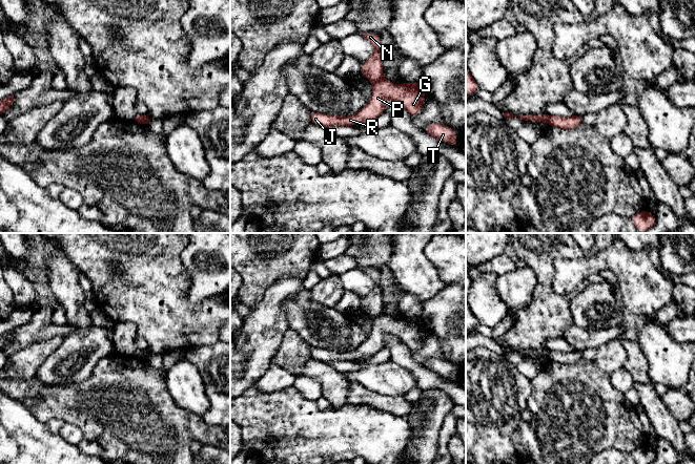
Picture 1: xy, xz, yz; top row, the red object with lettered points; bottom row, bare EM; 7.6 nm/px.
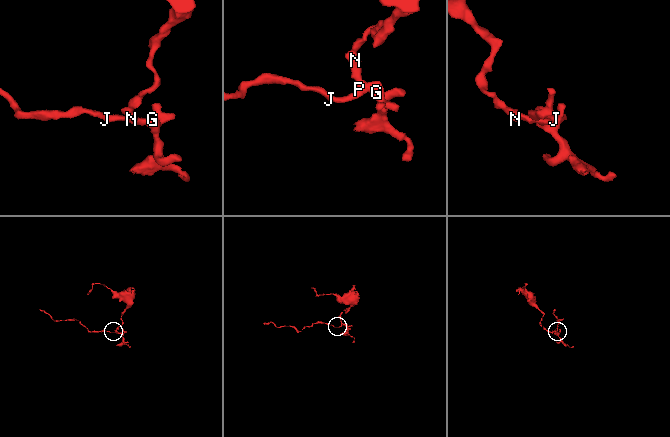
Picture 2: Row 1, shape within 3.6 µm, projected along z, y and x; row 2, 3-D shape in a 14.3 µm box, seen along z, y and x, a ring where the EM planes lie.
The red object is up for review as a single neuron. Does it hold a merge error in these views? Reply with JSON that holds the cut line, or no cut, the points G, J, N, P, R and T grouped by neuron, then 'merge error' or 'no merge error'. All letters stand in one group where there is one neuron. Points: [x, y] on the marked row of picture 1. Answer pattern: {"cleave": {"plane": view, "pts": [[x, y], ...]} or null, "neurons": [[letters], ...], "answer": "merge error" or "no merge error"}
{"cleave": {"plane": "xz", "pts": [[383, 78], [372, 83]]}, "neurons": [["G", "J", "P", "R", "T"], ["N"]], "answer": "merge error"}

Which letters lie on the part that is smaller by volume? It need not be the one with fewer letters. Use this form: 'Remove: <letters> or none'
Remove: G, J, P, R, T

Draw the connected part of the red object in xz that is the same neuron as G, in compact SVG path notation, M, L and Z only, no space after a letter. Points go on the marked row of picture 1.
M386 79L372 83L371 99L356 113L347 117L325 114L310 111L312 123L325 127L353 126L371 121L385 112L385 102L392 99L397 102L410 117L417 114L424 106L426 91L421 82L392 84Z

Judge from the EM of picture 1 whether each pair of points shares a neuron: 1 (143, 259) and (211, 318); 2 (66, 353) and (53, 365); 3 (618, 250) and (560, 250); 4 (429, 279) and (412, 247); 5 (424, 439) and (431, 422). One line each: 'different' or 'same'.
1: same
2: same
3: different
4: same
5: same

